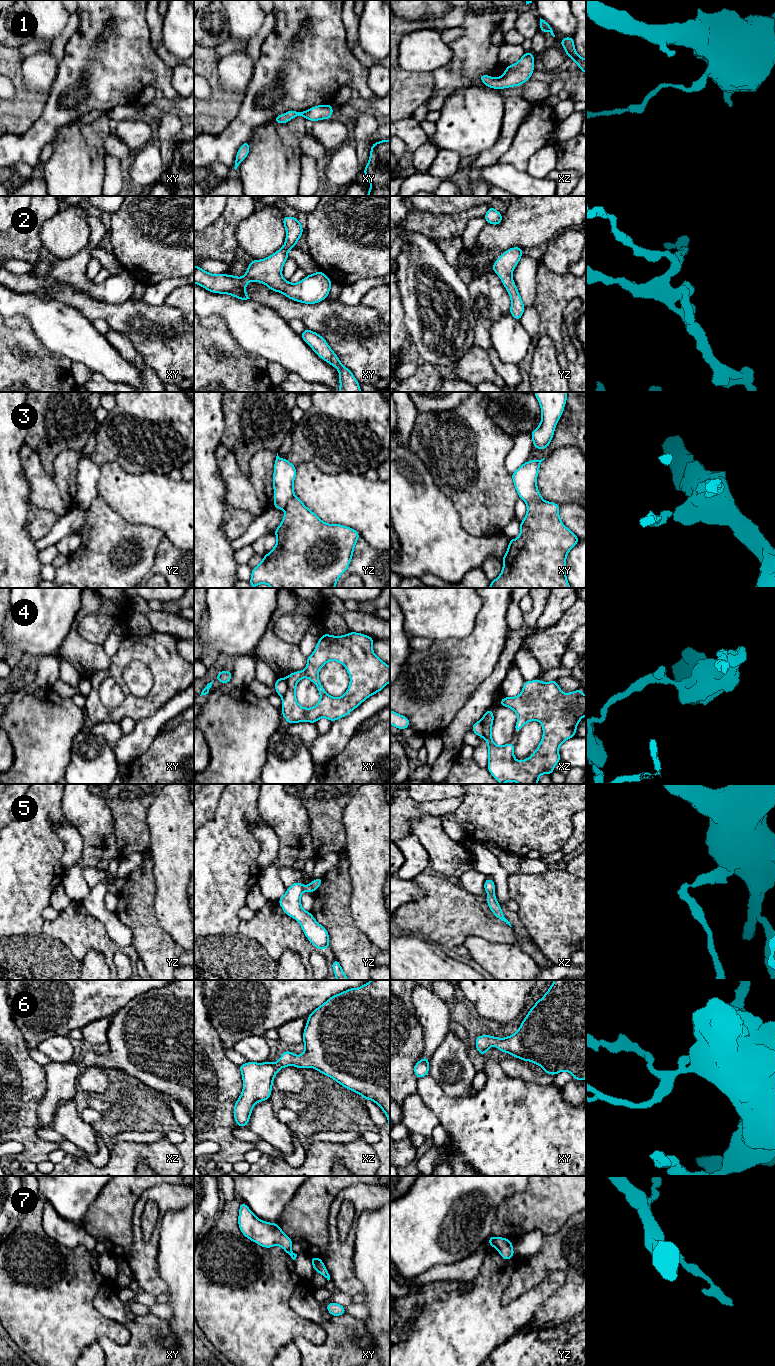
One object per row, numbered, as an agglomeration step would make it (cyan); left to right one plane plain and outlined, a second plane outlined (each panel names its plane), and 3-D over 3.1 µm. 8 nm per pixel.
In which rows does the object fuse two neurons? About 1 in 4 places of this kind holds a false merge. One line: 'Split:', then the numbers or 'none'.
Split: 3, 4

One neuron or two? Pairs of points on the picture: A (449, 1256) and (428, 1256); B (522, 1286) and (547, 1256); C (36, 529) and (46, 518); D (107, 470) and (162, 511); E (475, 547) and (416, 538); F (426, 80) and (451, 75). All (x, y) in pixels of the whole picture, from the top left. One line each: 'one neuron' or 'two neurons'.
A: one neuron
B: one neuron
C: one neuron
D: one neuron
E: one neuron
F: two neurons

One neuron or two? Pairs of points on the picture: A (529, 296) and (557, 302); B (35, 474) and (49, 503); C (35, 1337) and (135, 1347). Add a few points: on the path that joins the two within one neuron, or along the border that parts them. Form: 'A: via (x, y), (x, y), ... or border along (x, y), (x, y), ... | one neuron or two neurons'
A: border along (537, 274), (536, 298), (532, 305) | two neurons
B: via (38, 481), (47, 496) | one neuron
C: border along (96, 1341), (102, 1337), (109, 1337), (120, 1345) | two neurons

